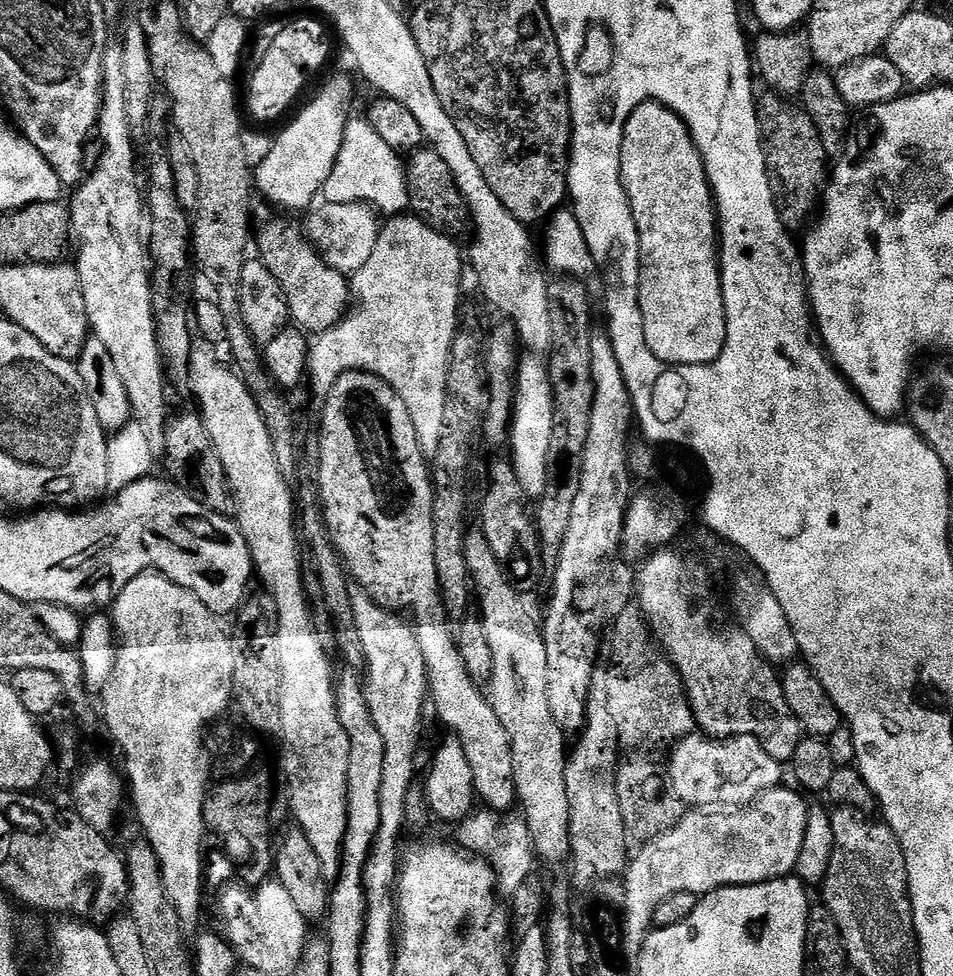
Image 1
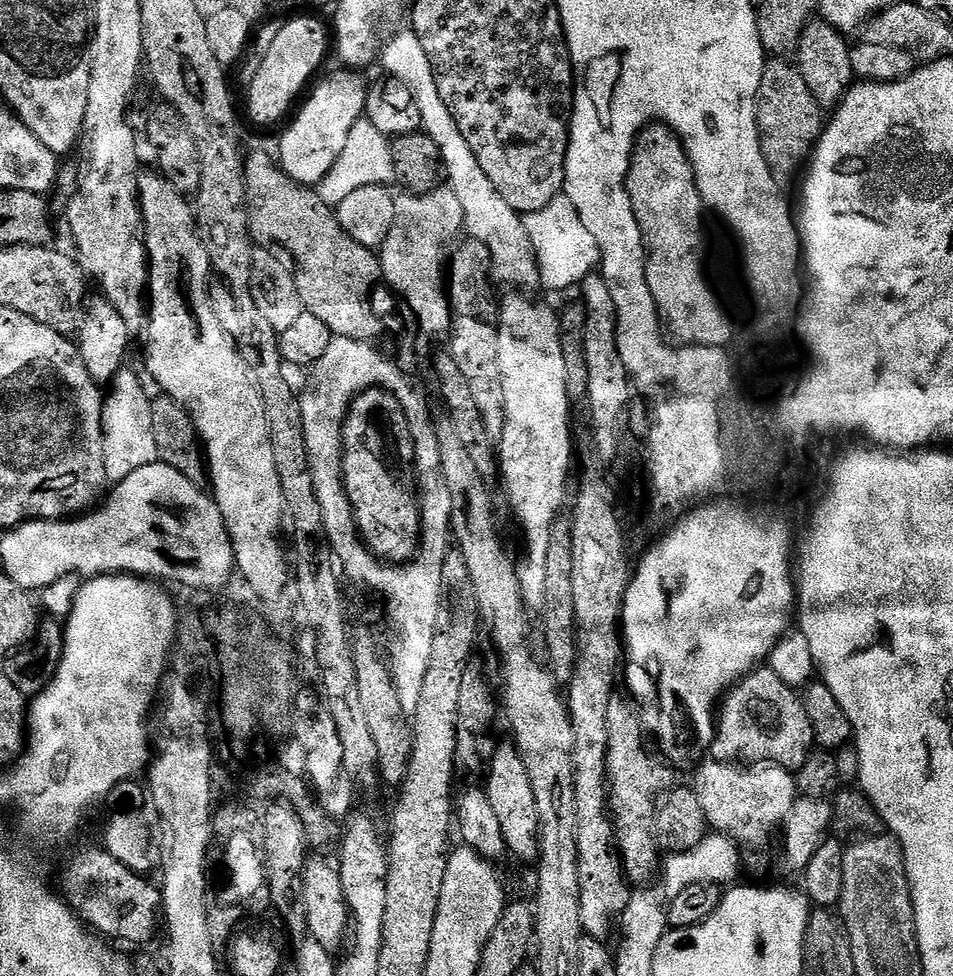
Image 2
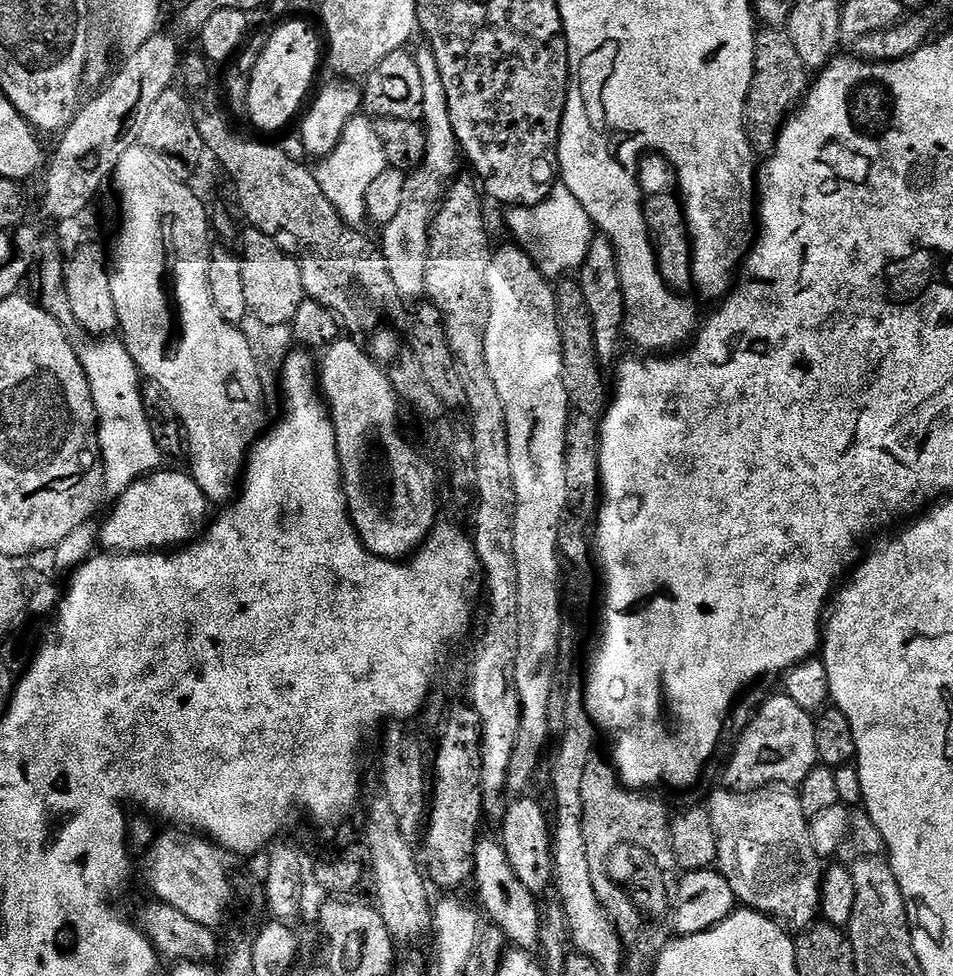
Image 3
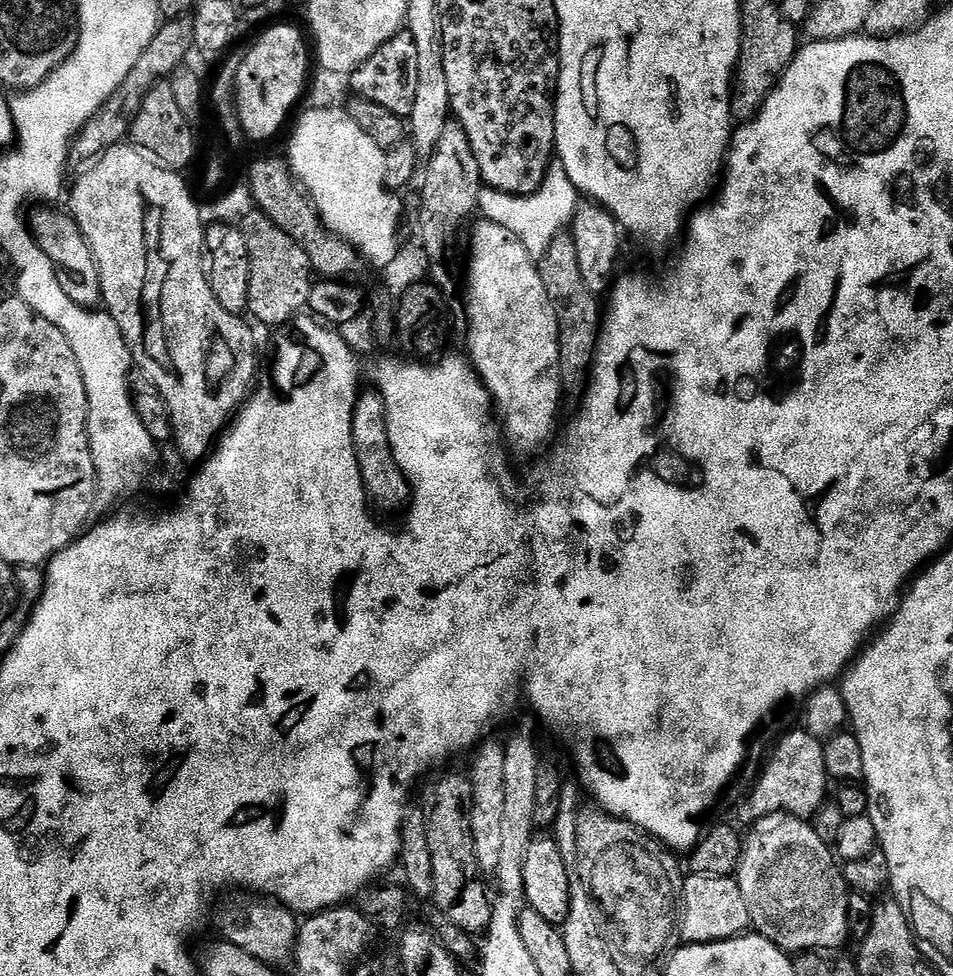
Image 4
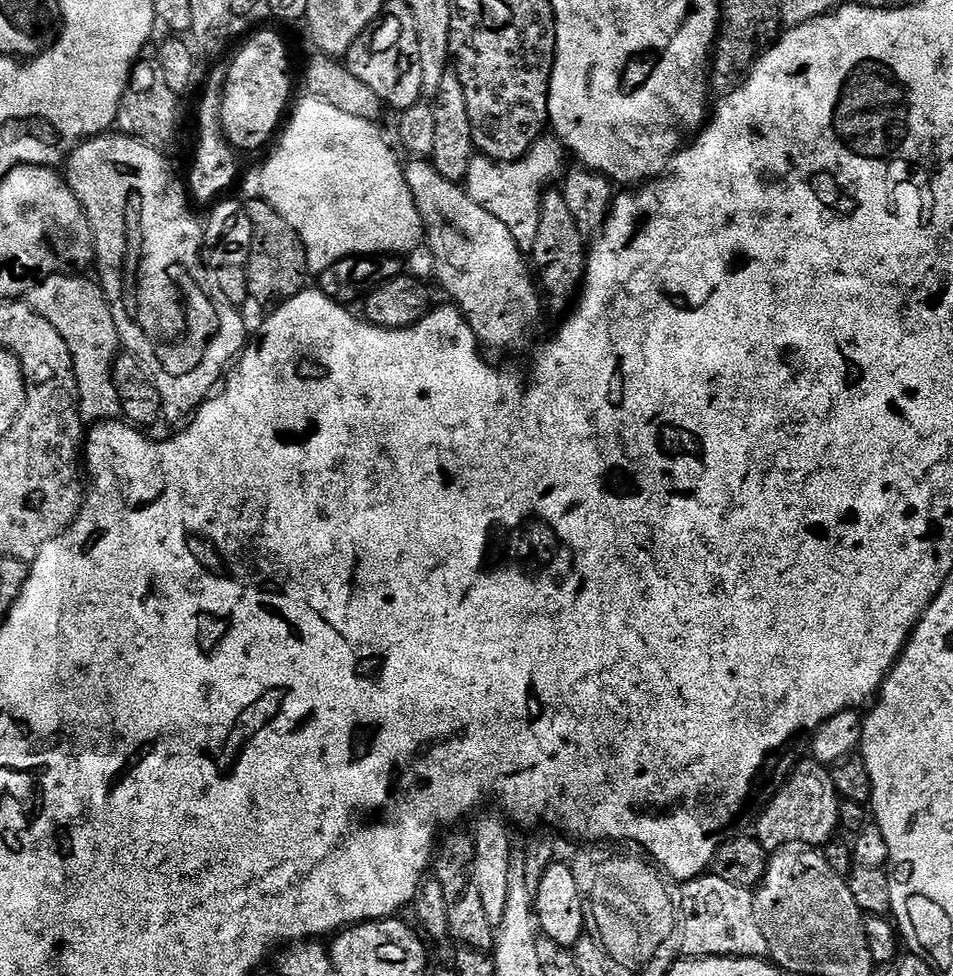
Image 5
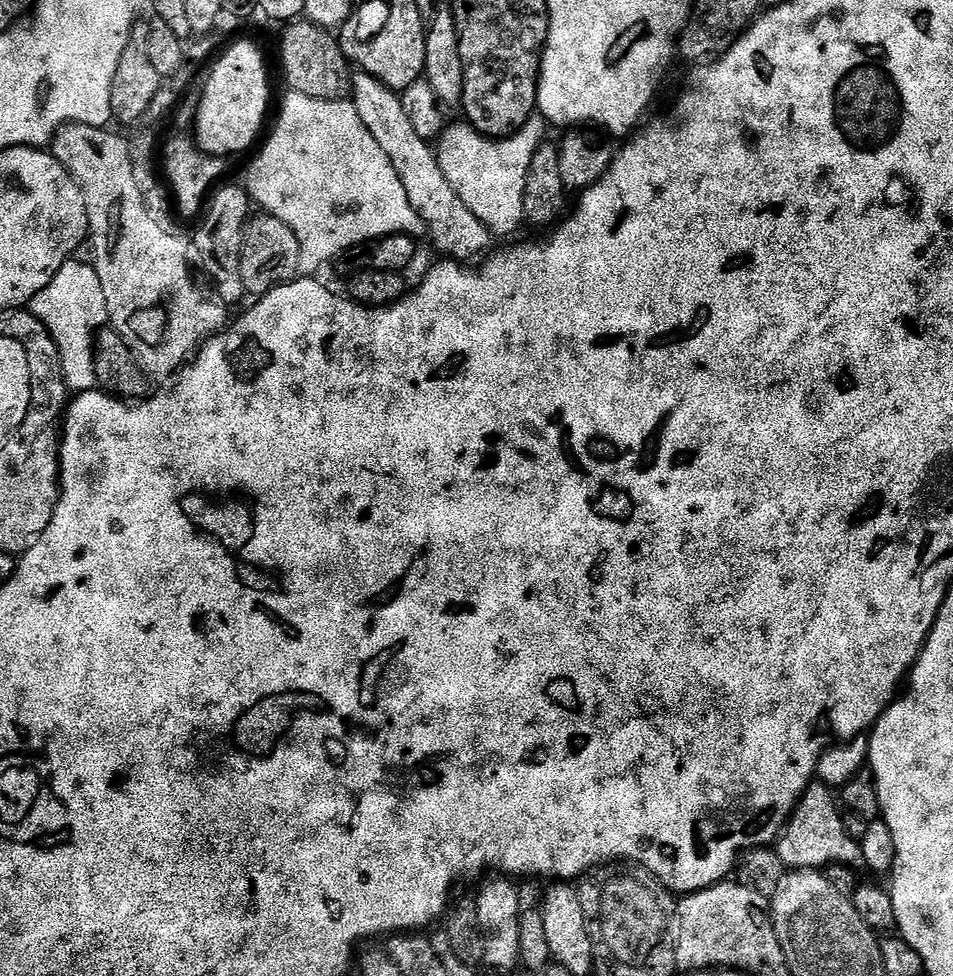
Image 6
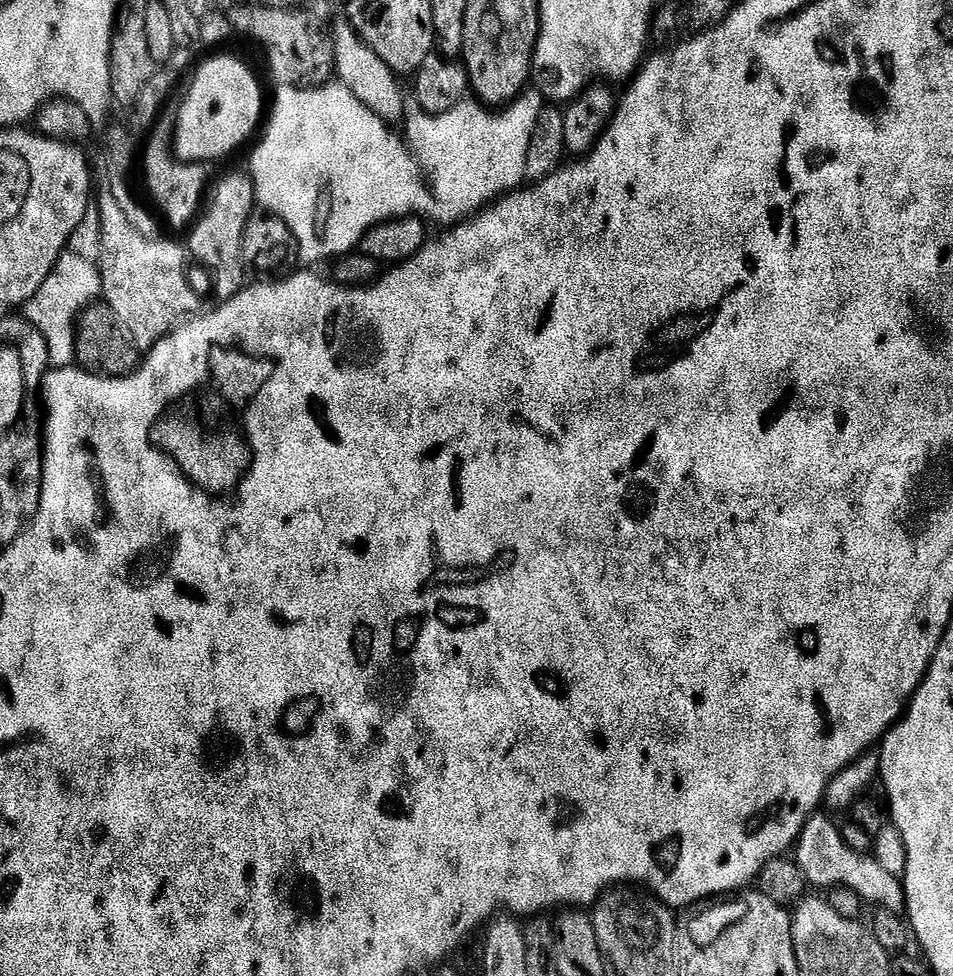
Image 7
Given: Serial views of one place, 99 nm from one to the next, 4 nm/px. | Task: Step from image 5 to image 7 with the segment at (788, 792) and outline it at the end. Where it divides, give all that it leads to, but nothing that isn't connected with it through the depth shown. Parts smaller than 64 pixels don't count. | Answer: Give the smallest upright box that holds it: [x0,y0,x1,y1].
[794,814,904,914]

